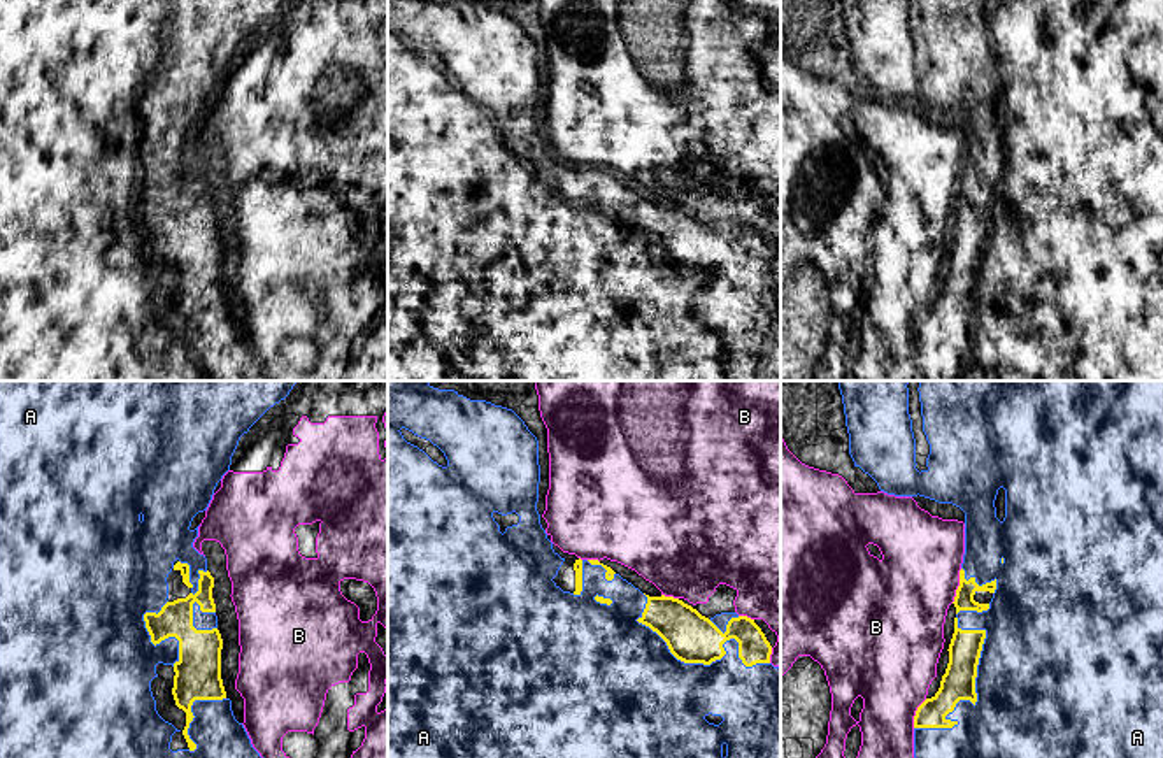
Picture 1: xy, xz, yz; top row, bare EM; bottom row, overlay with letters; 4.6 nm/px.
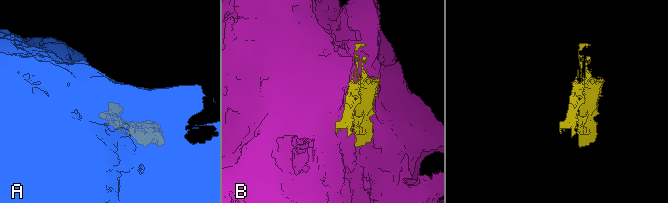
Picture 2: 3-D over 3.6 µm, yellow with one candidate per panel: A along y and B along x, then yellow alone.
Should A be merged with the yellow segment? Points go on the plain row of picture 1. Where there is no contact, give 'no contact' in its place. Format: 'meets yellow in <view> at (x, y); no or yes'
meets yellow in yz at (976, 278); yes

